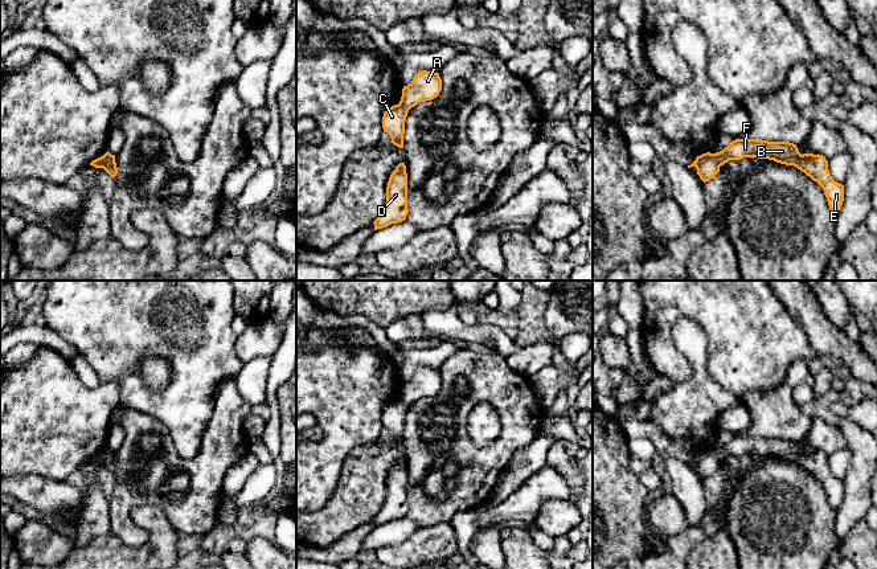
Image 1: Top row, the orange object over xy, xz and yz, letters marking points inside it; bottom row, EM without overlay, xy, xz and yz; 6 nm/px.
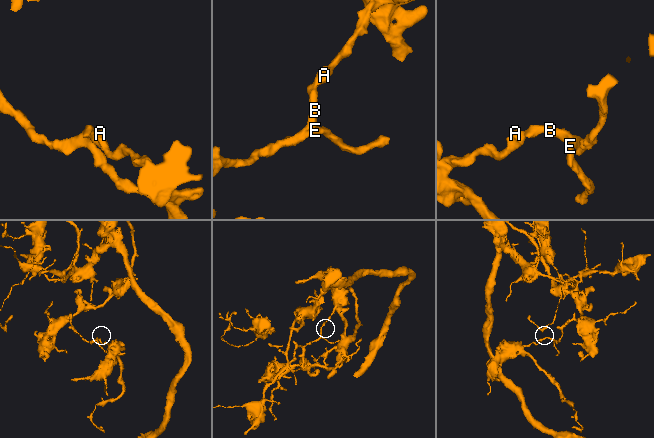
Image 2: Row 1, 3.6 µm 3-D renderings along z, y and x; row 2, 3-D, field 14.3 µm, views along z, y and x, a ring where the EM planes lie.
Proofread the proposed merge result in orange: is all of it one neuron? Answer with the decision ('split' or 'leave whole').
split

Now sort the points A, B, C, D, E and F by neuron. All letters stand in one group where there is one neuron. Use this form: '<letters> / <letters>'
A / B C D E F

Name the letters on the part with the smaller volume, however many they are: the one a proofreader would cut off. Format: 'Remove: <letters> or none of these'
Remove: A

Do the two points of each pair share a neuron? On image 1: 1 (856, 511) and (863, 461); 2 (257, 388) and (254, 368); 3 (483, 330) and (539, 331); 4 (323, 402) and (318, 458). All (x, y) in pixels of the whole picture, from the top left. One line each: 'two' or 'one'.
1: one
2: one
3: two
4: one

